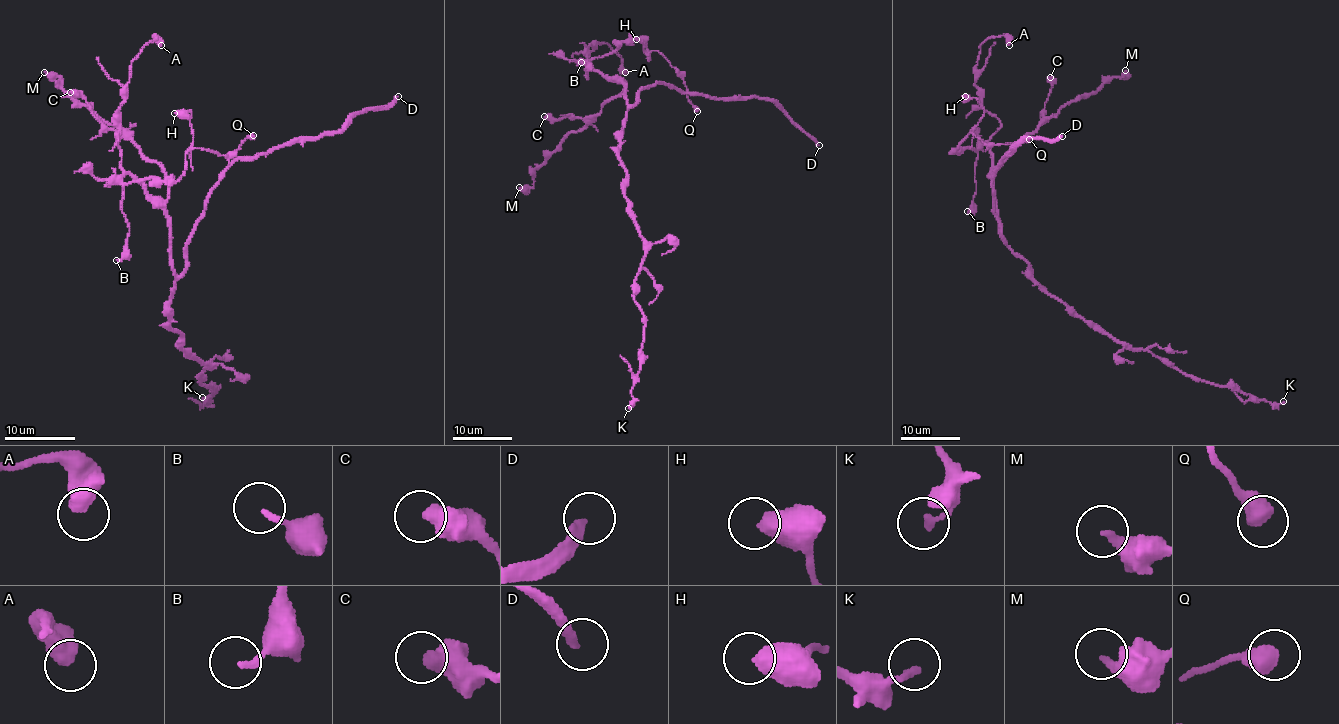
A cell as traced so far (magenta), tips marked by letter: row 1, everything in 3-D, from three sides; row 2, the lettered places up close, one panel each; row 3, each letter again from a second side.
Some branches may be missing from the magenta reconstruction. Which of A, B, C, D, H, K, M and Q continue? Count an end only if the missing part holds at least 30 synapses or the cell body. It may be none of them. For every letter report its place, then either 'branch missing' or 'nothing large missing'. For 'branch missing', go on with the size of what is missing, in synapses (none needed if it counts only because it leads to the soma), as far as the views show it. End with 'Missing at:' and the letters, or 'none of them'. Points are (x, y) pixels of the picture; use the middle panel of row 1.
A: (625, 72) | nothing large missing
B: (581, 62) | nothing large missing
C: (544, 116) | nothing large missing
D: (819, 145) | branch missing | 200 syn
H: (636, 39) | nothing large missing
K: (628, 408) | nothing large missing
M: (519, 187) | nothing large missing
Q: (697, 111) | nothing large missing
Missing at: D

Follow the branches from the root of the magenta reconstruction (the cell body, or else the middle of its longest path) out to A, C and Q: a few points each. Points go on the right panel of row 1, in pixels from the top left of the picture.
A: (1025, 261), (1000, 232), (988, 142), (1000, 122), (982, 107), (975, 84), (980, 45), (1002, 35), (1009, 45)
C: (1025, 261), (1010, 248), (1000, 232), (994, 173), (1015, 143), (1032, 133), (1044, 117), (1050, 77)
Q: (1025, 261), (1000, 232), (989, 147), (985, 144), (976, 150), (954, 150), (970, 130), (987, 144), (1029, 139)

